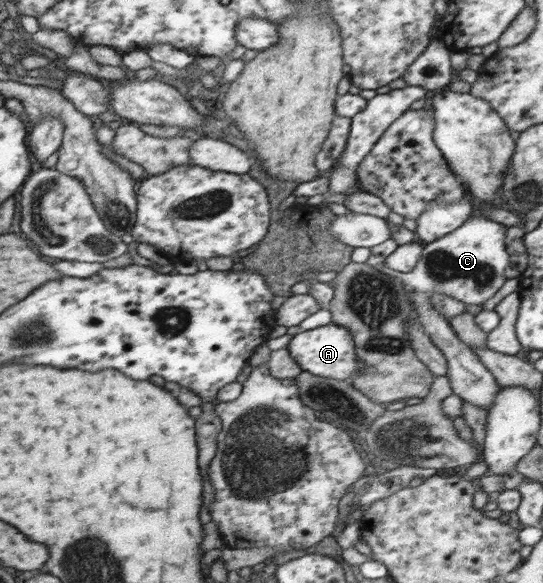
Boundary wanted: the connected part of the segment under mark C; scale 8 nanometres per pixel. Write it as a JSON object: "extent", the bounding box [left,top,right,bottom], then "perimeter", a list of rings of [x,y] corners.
{"extent":[378,205,509,304],"perimeter":[[[476,205],[468,220],[456,230],[424,244],[420,260],[412,272],[398,272],[386,265],[378,265],[382,273],[397,277],[410,291],[447,294],[464,304],[484,304],[492,298],[506,282],[504,270],[509,266],[506,251],[506,227],[499,222],[487,219],[483,213],[485,205]]]}

